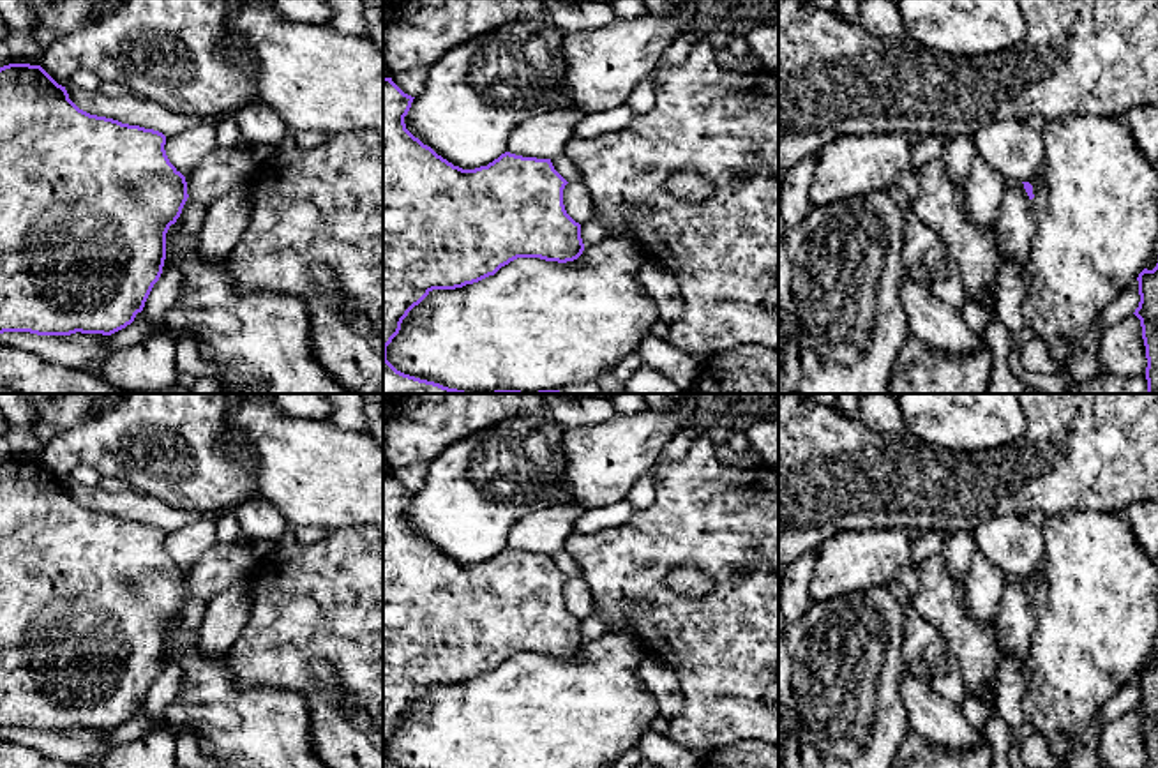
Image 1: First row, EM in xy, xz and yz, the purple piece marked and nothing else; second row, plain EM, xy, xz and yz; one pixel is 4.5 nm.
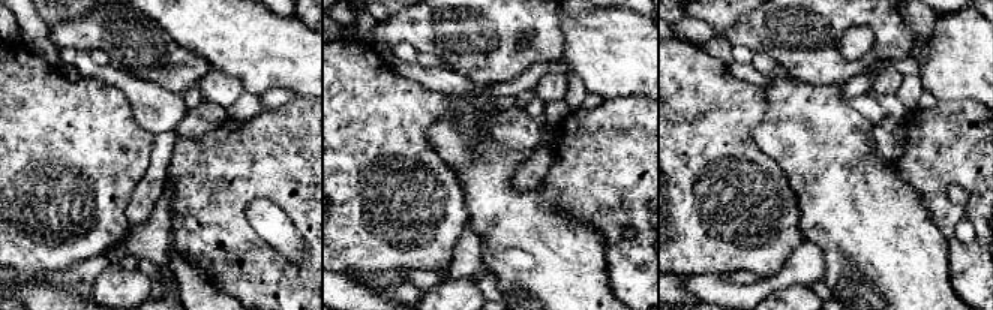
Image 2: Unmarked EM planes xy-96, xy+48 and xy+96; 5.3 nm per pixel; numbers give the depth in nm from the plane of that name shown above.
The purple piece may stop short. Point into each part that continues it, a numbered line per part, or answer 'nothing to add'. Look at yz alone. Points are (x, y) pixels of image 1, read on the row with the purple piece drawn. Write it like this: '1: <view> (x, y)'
nothing to add

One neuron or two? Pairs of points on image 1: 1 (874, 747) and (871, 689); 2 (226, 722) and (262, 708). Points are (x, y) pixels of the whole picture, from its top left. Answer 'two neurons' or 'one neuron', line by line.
1: one neuron
2: one neuron

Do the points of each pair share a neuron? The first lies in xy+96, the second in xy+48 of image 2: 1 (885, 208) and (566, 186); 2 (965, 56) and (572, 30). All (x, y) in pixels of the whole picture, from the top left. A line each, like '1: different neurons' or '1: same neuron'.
1: different neurons
2: same neuron

